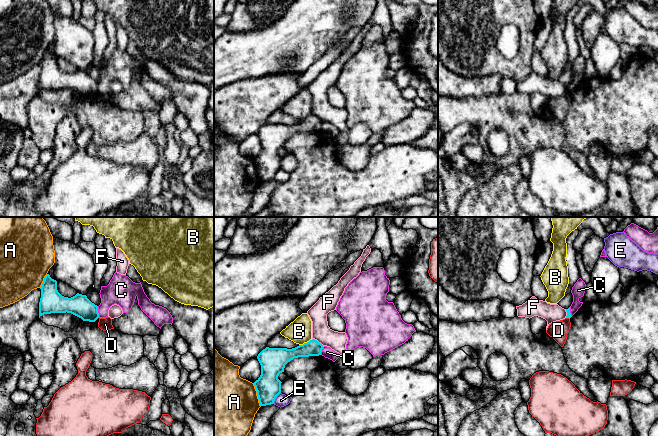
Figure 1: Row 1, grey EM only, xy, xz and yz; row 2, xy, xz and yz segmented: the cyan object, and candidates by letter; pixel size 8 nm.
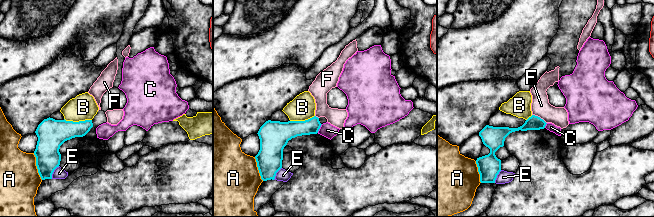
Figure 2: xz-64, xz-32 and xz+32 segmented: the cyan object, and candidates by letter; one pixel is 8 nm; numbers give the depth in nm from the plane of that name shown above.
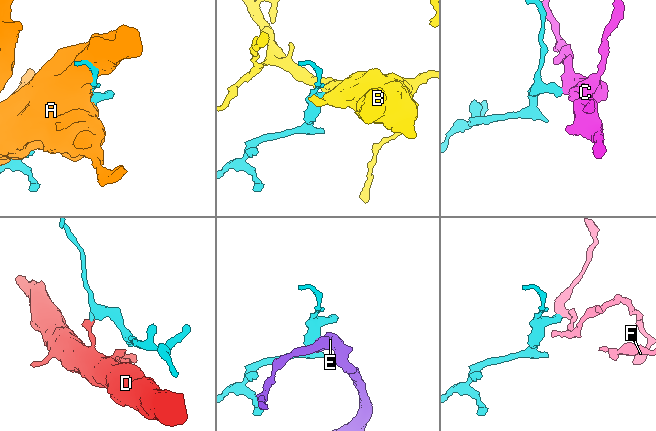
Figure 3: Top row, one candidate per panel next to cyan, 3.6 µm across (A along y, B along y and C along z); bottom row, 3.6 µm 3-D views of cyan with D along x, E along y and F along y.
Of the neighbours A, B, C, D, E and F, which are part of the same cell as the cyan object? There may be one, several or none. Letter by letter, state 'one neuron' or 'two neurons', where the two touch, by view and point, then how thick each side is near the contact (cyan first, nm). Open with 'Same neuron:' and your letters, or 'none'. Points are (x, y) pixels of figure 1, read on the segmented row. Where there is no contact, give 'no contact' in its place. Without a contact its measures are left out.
Same neuron: none
A: two neurons; meets cyan in xz at (257, 395); 200 nm thick on the cyan side, 480 nm on the other
B: two neurons; meets cyan in xz at (305, 343); 160 nm thick on the cyan side, 200 nm on the other
C: two neurons; meets cyan in xy at (97, 312); 180 nm thick on the cyan side, 220 nm on the other
D: two neurons; meets cyan in yz at (568, 317); 40 nm thick on the cyan side, 150 nm on the other
E: two neurons; meets cyan in xz at (275, 398); 200 nm thick on the cyan side, 100 nm on the other
F: two neurons; meets cyan in xz at (317, 341); 130 nm thick on the cyan side, 150 nm on the other

